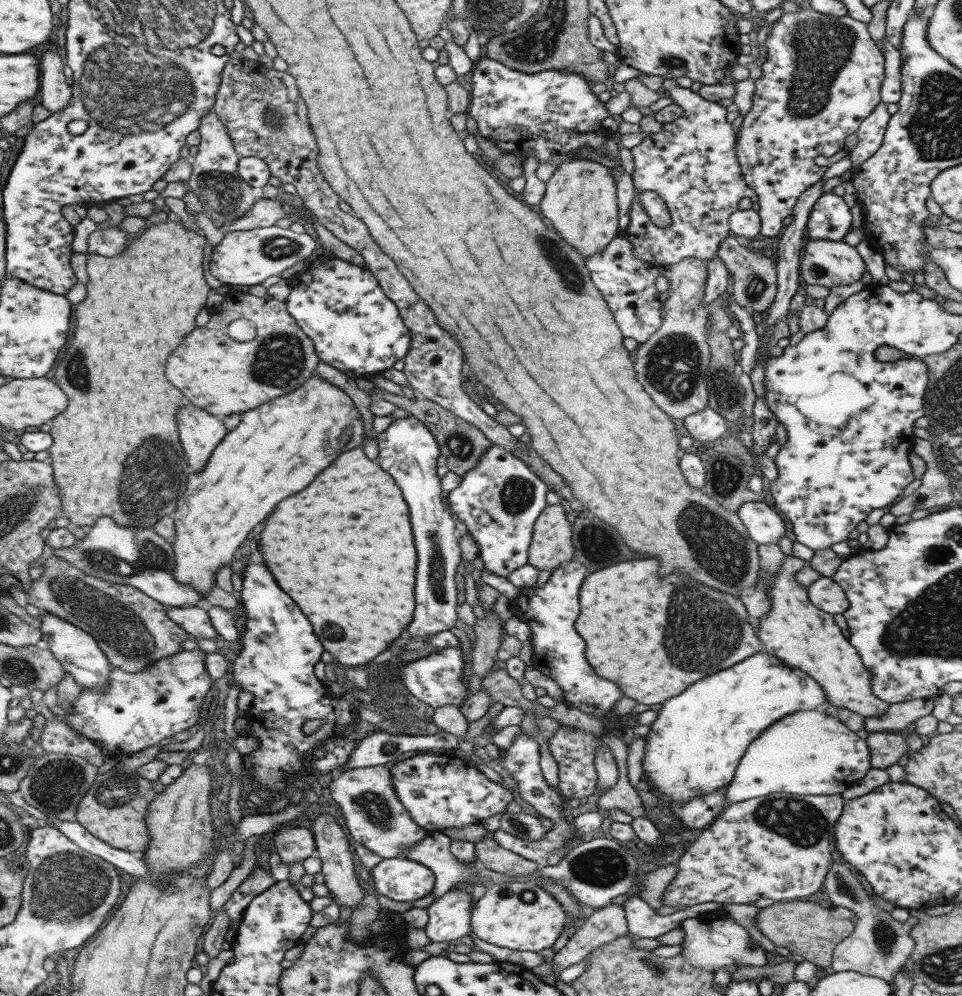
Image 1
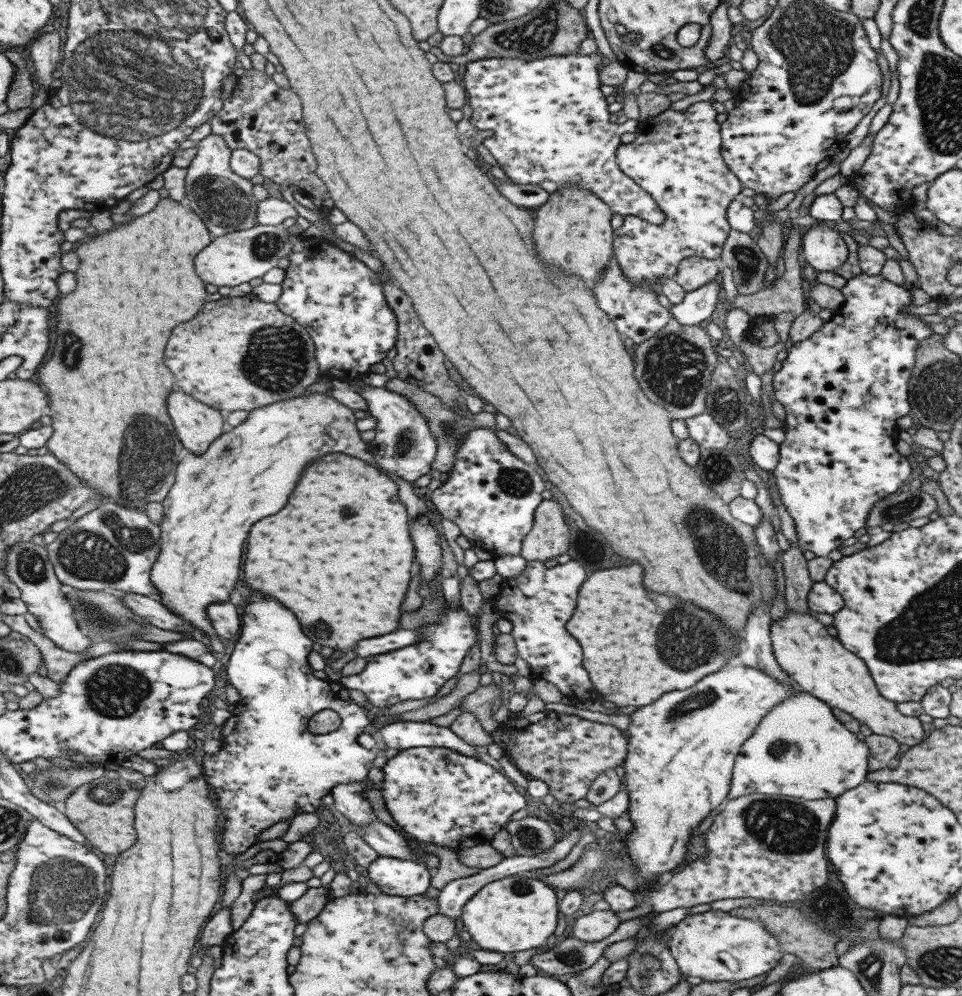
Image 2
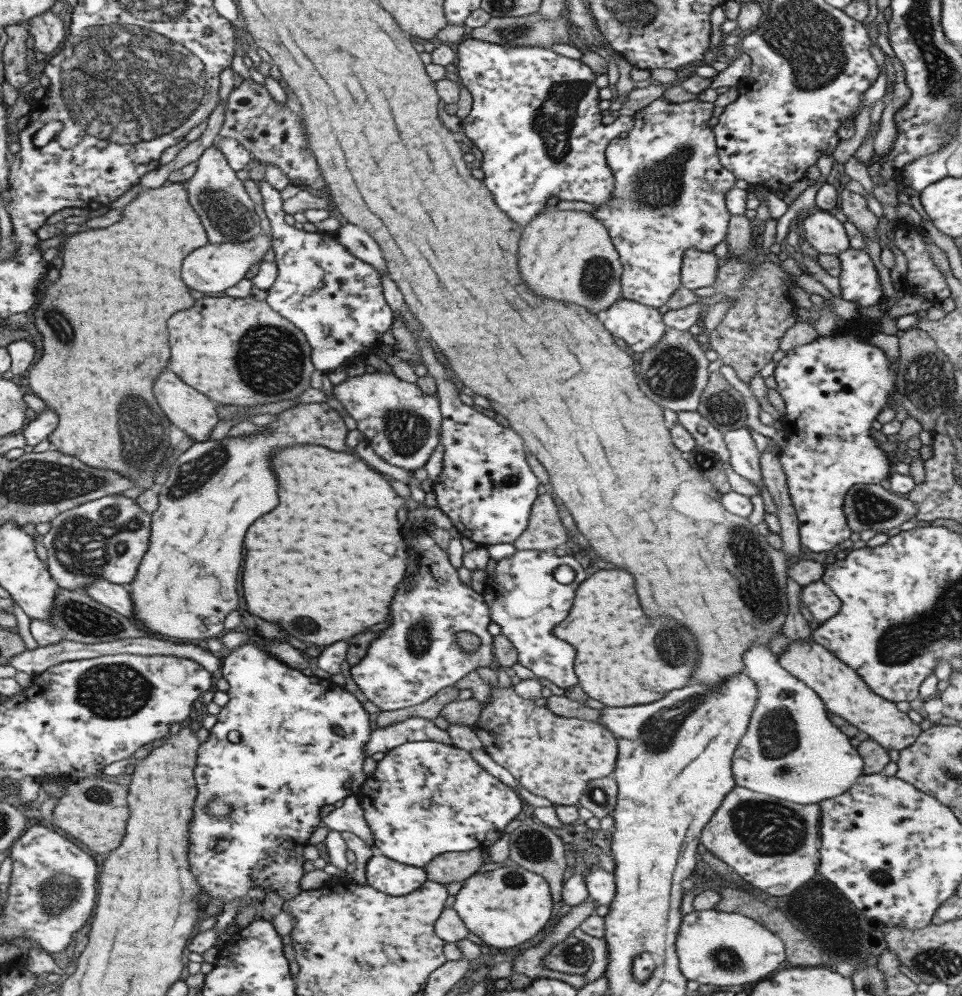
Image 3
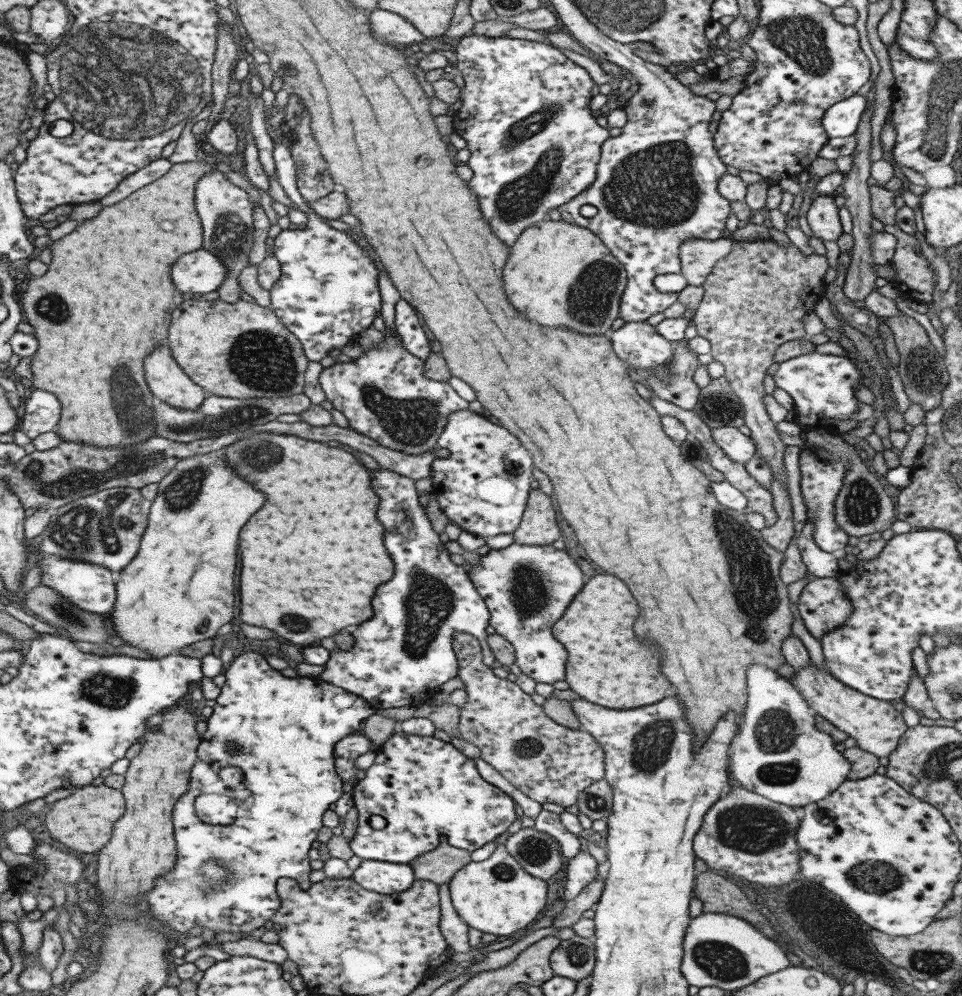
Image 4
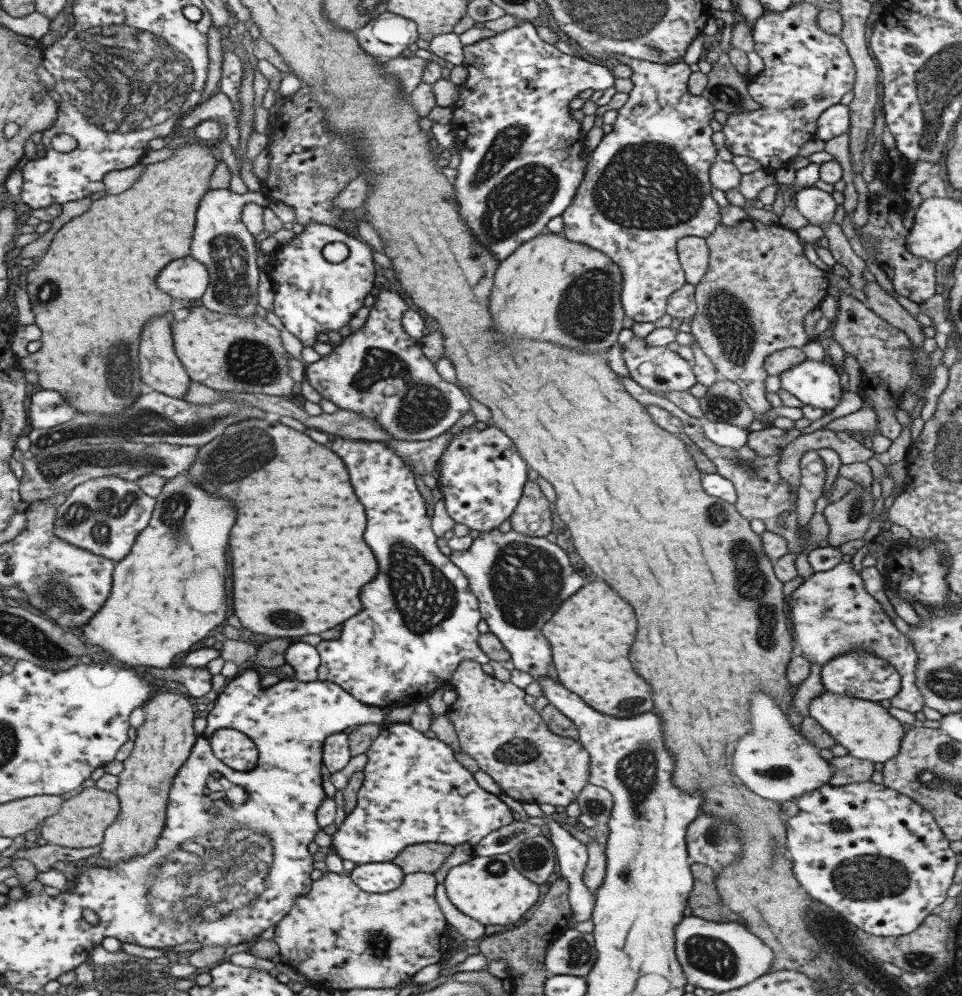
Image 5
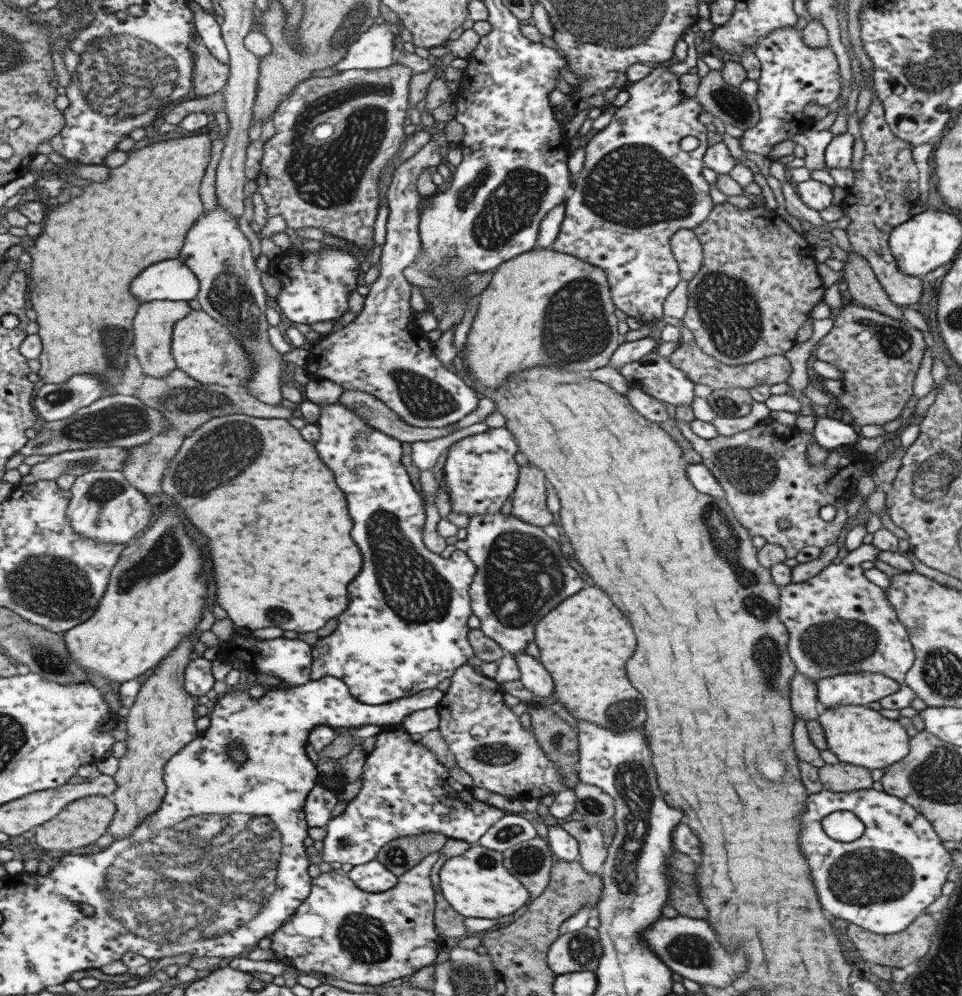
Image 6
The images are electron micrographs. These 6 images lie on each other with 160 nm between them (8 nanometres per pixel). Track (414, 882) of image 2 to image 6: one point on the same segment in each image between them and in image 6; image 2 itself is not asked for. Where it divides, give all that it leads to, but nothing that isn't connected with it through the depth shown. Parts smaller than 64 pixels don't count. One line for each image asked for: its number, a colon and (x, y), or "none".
3: (392, 878)
4: (375, 876)
5: (382, 877)
6: (372, 876)

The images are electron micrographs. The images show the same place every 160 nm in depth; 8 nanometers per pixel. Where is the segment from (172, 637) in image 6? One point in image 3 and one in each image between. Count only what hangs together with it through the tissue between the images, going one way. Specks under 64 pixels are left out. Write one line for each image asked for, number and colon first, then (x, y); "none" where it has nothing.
3: (185, 586)
4: (163, 604)
5: (169, 591)

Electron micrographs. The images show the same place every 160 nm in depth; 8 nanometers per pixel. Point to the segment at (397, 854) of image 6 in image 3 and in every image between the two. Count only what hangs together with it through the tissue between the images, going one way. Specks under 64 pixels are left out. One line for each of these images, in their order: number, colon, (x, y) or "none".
3: (449, 867)
4: (438, 865)
5: (425, 857)

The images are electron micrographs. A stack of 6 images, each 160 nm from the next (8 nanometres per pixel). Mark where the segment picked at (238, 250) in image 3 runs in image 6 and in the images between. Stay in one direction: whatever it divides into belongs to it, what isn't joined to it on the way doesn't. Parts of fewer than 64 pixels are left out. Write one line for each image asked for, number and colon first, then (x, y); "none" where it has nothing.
4: (199, 272)
5: (185, 278)
6: (171, 280)

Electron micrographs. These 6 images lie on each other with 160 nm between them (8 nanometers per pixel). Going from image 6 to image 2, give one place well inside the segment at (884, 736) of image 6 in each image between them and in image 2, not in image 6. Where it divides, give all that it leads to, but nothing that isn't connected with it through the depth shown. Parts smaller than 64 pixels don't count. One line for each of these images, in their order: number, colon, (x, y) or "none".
2: (807, 651)
3: (841, 690)
4: (875, 726)
5: (864, 728)

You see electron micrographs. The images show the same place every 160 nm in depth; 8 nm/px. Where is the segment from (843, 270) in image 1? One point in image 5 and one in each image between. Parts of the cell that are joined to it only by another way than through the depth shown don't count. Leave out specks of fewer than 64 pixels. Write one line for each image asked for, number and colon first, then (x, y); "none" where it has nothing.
2: (821, 246)
3: (823, 231)
4: (822, 218)
5: (817, 206)

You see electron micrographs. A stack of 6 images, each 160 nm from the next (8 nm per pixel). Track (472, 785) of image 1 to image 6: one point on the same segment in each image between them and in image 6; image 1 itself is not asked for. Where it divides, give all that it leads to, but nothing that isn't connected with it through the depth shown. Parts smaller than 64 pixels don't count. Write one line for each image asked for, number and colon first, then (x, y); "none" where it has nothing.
2: (433, 794)
3: (423, 799)
4: (428, 793)
5: (413, 791)
6: (404, 792)

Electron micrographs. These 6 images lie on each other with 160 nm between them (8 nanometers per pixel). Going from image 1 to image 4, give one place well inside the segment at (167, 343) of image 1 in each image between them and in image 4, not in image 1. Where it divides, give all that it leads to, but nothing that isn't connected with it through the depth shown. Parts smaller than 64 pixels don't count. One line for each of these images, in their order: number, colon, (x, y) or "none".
2: (109, 385)
3: (103, 323)
4: (97, 319)

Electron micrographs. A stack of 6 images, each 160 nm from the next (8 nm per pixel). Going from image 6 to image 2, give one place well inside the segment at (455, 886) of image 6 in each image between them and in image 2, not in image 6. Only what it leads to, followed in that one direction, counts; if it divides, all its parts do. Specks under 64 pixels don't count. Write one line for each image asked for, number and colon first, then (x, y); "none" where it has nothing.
2: (514, 913)
3: (506, 906)
4: (496, 895)
5: (488, 889)

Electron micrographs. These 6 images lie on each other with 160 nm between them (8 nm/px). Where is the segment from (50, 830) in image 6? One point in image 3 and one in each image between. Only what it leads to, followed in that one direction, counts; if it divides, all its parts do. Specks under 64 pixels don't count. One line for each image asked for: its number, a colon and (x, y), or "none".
3: (96, 812)
4: (84, 820)
5: (83, 820)

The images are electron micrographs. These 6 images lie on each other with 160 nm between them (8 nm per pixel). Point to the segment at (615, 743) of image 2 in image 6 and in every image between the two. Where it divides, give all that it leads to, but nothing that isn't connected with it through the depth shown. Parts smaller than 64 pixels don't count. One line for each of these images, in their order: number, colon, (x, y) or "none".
3: (551, 756)
4: (547, 762)
5: (507, 739)
6: (485, 738)

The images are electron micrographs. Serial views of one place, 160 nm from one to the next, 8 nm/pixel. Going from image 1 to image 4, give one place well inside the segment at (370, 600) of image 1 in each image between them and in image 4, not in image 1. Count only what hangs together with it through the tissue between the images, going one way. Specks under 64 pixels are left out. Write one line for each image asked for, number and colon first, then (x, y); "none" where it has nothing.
2: (338, 555)
3: (322, 564)
4: (313, 550)

